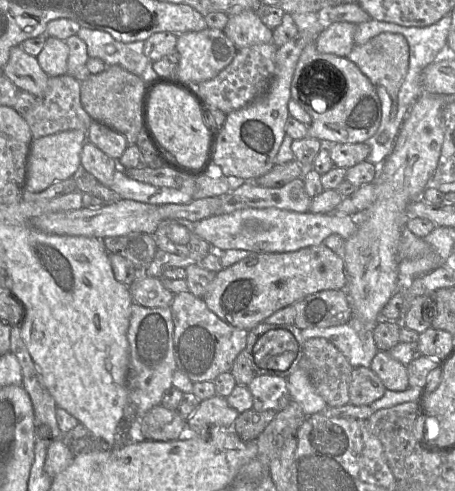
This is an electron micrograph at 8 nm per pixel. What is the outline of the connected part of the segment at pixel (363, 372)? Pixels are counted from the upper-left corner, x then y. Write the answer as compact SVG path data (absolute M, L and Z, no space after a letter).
M353 368L349 384L349 403L355 406L369 406L383 397L385 391L382 381L371 368Z

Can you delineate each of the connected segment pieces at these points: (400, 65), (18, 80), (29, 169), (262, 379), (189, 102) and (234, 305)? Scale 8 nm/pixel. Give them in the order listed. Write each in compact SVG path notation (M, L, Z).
M383 32L363 45L355 45L347 58L376 86L383 86L391 95L396 95L409 68L409 45L401 34Z
M20 46L10 50L9 60L3 67L3 76L12 81L19 90L36 98L44 95L49 76L41 69L37 58L23 51Z
M69 130L33 139L26 163L24 189L42 192L55 182L72 178L81 165L80 154L87 134L81 130Z
M255 375L248 389L253 397L253 409L258 412L272 410L277 413L285 409L291 401L287 381L283 377Z
M169 85L157 86L148 105L148 126L153 138L188 167L199 167L206 158L209 134L196 101L184 91Z
M323 244L309 246L293 252L254 252L238 263L216 273L203 297L209 310L229 325L251 330L274 312L323 290L341 290L347 285L344 260L341 255Z

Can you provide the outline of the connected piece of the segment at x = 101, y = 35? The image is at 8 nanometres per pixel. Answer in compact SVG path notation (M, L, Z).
M80 27L77 34L87 46L89 58L99 58L106 66L119 65L132 74L141 76L149 62L145 56L144 41L122 43L110 34Z

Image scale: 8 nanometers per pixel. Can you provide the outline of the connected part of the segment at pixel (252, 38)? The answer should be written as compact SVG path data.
M245 10L229 16L223 32L238 49L256 45L273 43L273 33L260 20L256 11Z

